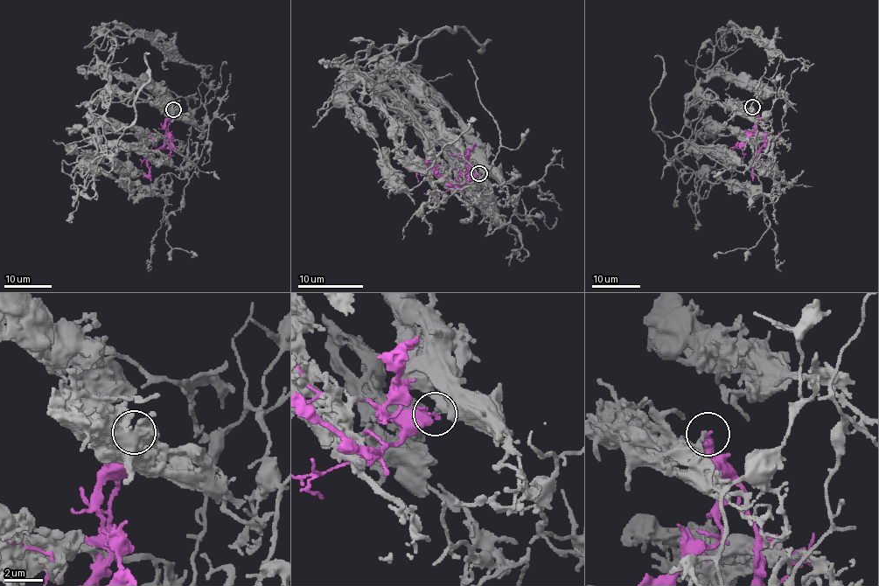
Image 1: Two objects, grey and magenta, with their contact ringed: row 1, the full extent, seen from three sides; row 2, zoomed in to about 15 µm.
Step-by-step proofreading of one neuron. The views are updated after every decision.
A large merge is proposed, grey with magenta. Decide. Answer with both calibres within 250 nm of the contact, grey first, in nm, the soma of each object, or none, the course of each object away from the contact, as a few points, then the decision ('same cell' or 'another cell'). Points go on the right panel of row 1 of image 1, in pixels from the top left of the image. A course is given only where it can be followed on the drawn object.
200 nm thick on the grey side, 220 nm on the other; no cell body on grey; no cell body on magenta; grey runs (751, 107), (725, 108), (698, 88), (712, 74), (714, 46), (724, 31), (739, 27), (805, 65); magenta runs (753, 107), (753, 111), (762, 122), (764, 142), (756, 157), (753, 181); another cell

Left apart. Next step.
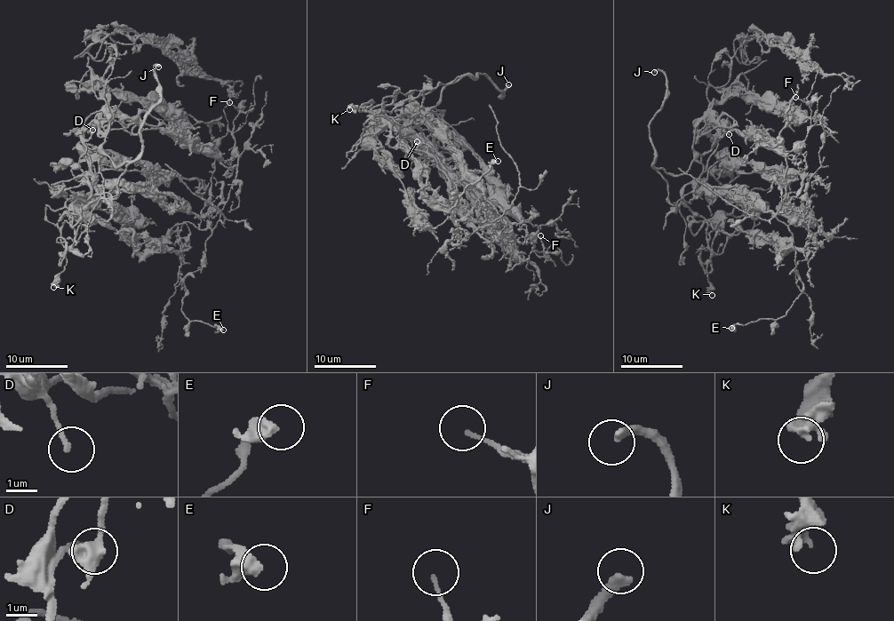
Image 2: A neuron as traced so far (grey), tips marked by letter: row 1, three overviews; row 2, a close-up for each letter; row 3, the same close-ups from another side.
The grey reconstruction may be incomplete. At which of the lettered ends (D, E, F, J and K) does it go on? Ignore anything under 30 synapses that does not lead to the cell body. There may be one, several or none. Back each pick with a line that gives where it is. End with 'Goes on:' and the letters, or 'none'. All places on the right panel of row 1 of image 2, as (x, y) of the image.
D: at (729, 134)
J: at (654, 72)
Goes on: D, J

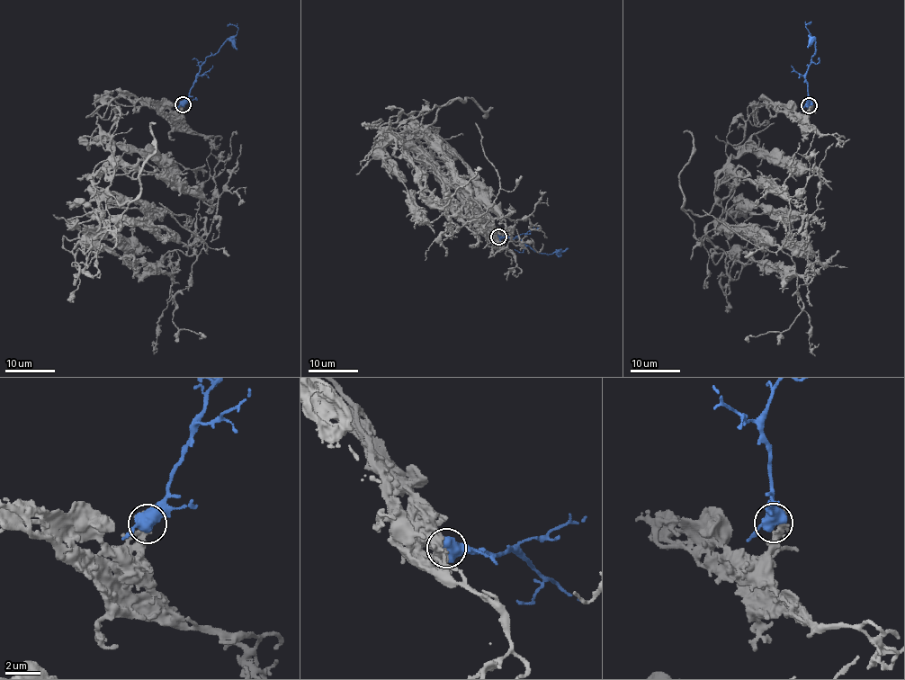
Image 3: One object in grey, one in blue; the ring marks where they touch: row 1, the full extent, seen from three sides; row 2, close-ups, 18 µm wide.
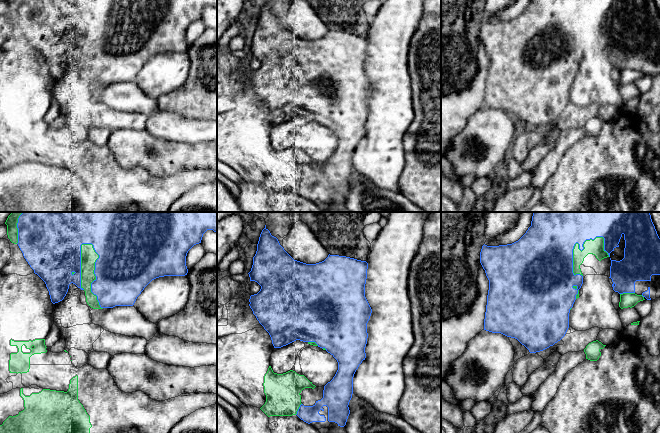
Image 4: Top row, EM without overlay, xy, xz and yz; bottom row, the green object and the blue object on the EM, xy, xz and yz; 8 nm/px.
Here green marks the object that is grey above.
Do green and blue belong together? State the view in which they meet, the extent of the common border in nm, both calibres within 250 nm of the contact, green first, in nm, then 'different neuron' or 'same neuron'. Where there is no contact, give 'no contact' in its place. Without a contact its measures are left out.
xy | 550 nm | 130/440 nm | different neuron

